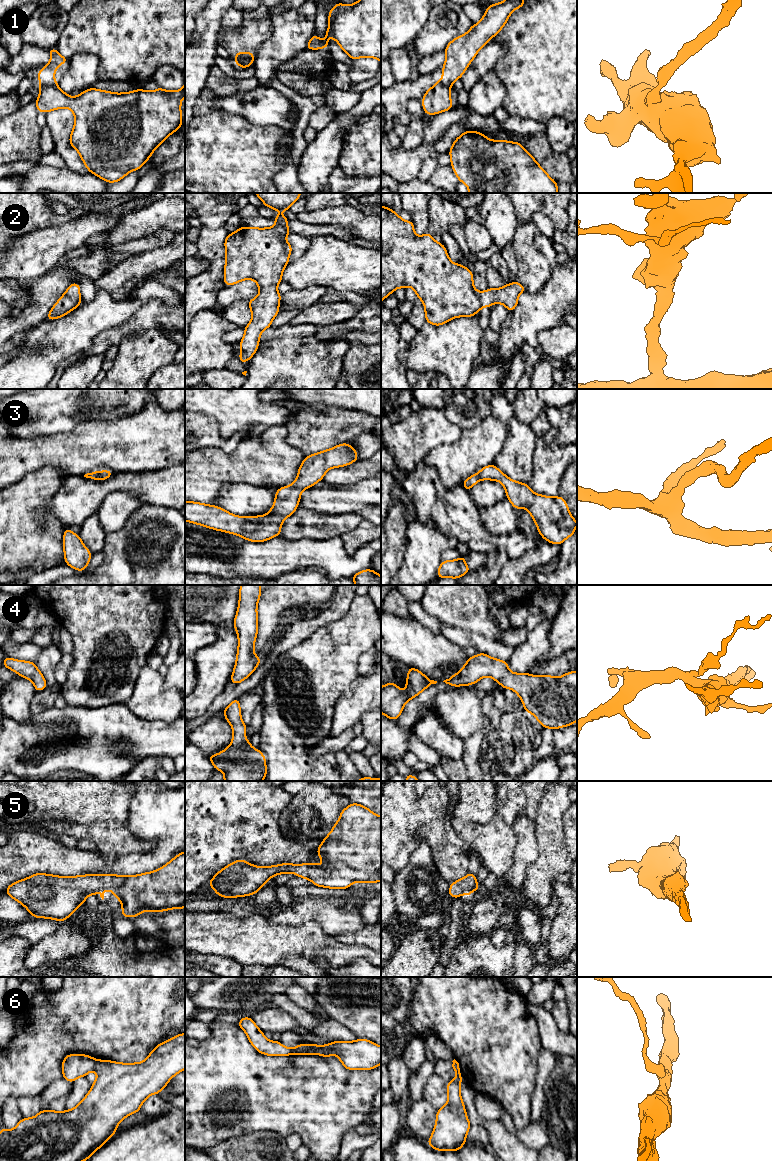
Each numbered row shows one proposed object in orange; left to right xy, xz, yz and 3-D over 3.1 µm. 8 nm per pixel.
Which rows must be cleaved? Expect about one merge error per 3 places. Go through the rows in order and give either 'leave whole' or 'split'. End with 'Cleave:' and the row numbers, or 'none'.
1: split
2: leave whole
3: leave whole
4: leave whole
5: leave whole
6: split
Cleave: 1, 6

